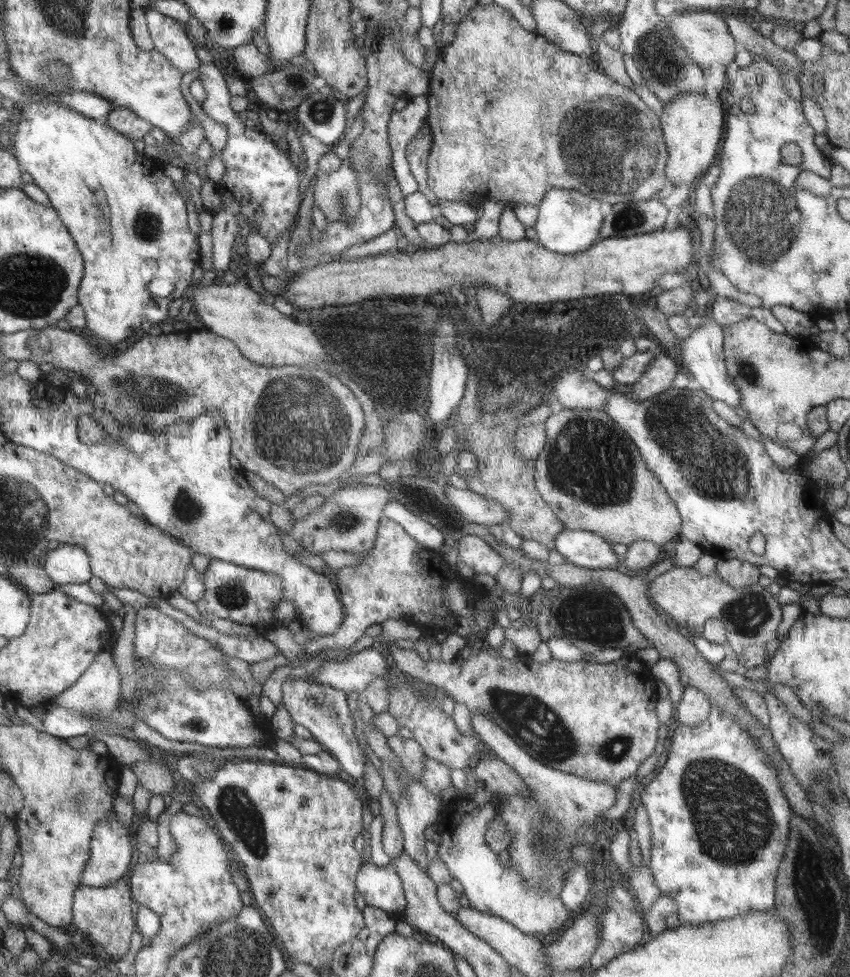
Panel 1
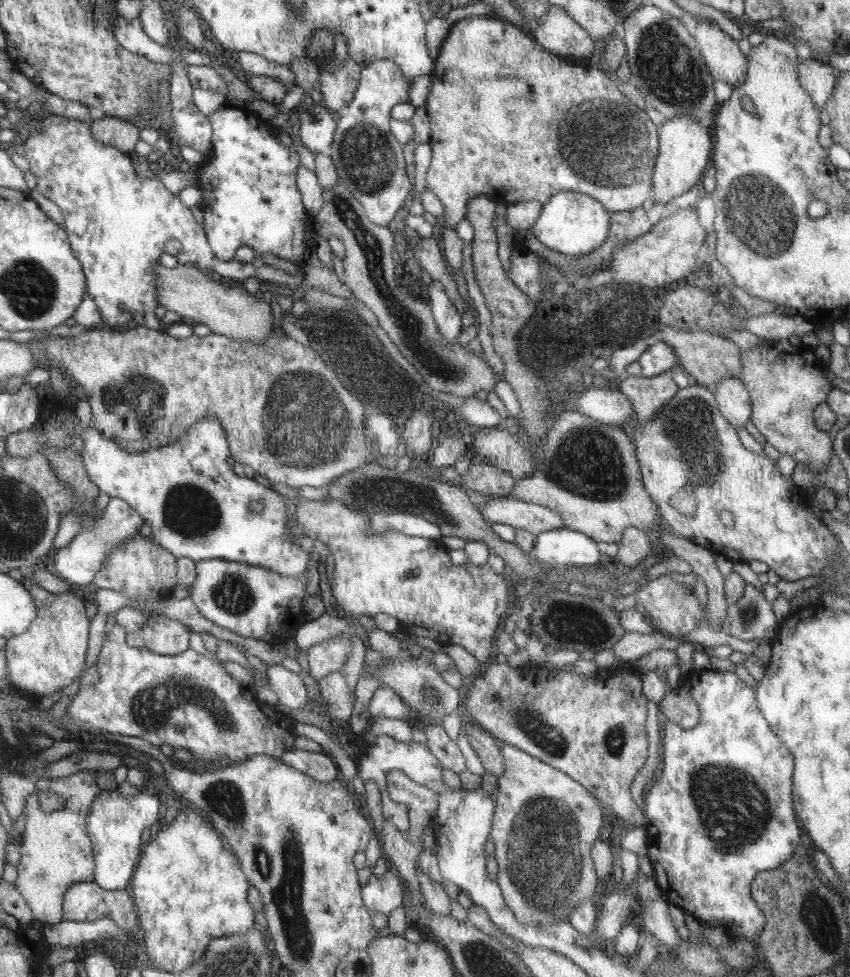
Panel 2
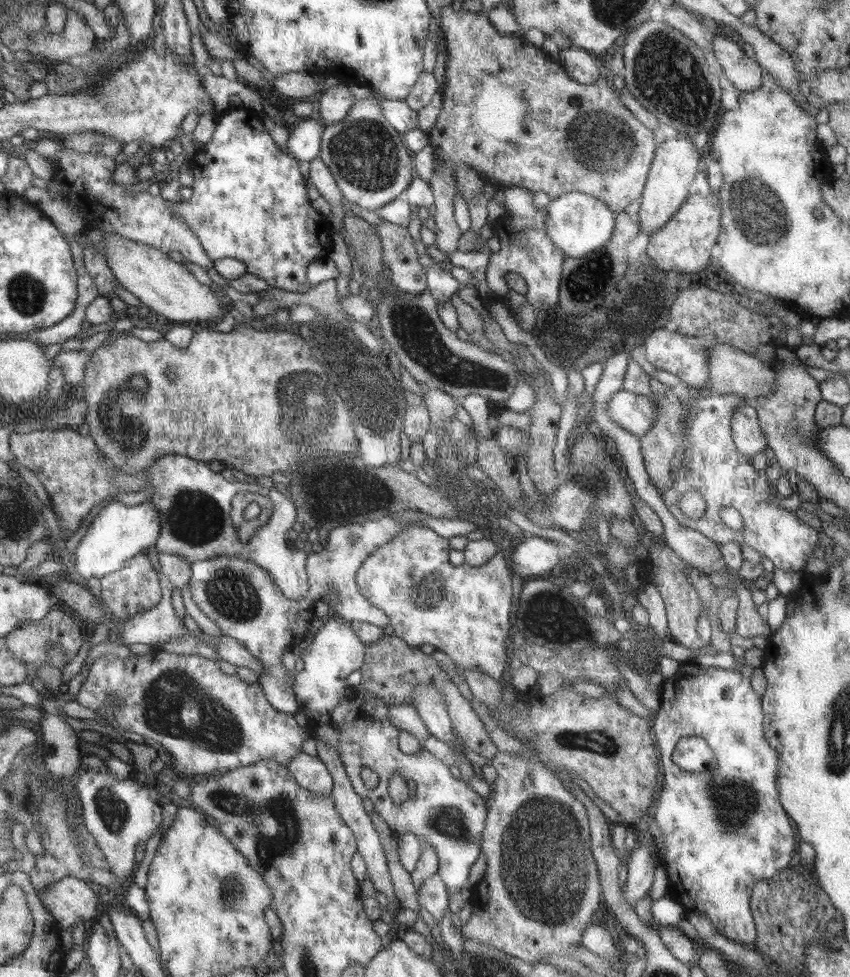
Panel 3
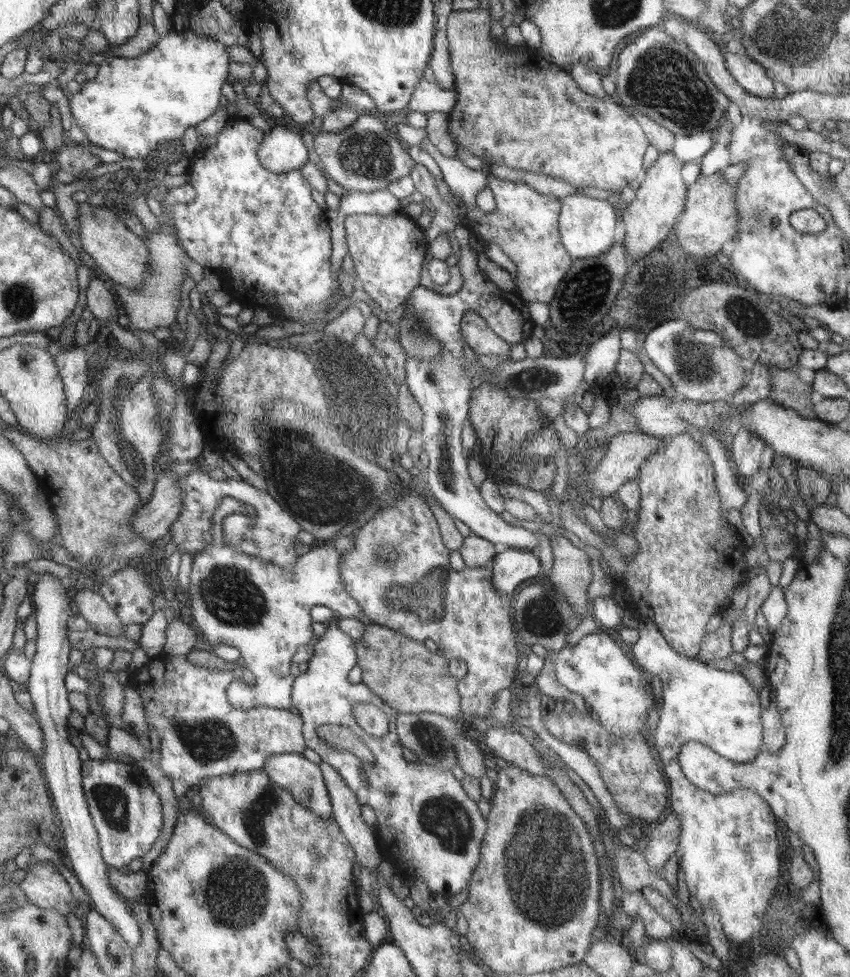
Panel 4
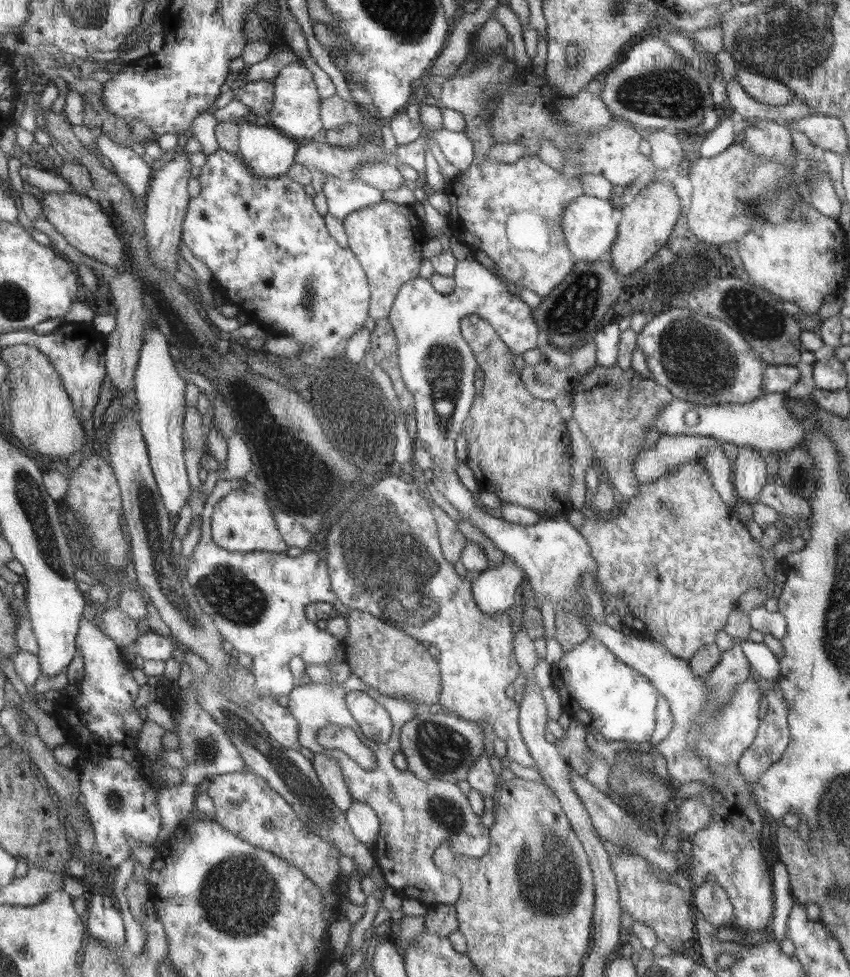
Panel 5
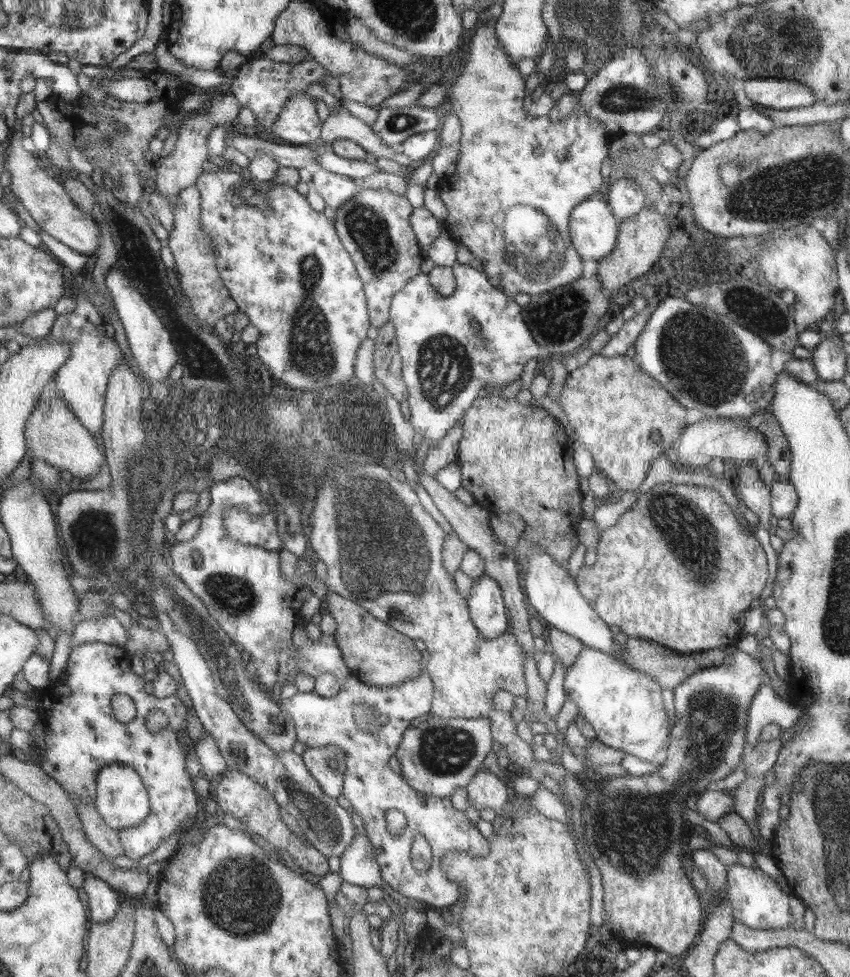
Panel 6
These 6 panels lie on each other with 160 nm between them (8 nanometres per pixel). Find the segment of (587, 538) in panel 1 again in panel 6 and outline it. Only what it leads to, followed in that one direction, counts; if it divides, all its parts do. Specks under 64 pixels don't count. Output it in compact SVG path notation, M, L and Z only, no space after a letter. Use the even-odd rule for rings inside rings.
M485 574L474 581L467 602L472 621L484 638L494 640L506 633L509 624L508 608L497 579Z

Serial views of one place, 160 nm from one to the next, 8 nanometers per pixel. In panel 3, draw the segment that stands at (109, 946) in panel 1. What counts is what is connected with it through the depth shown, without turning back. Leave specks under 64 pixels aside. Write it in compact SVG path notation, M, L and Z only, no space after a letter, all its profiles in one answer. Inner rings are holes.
M66 877L54 882L50 890L44 890L37 896L45 908L53 915L57 925L72 930L79 922L94 920L100 912L98 894L82 879Z

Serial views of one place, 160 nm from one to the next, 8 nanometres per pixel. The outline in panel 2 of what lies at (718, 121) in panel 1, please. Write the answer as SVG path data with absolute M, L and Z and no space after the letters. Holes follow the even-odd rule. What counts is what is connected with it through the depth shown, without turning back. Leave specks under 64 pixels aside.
M672 118L660 126L659 155L656 157L652 173L652 190L656 205L666 205L688 190L701 184L708 172L711 172L712 138L709 124L696 118Z

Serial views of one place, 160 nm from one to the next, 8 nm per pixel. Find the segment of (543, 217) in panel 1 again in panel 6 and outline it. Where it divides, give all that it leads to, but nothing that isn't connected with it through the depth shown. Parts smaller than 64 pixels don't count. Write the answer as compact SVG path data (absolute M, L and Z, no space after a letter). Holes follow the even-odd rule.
M600 195L576 206L570 217L569 234L573 235L578 254L586 260L608 257L617 246L618 221Z

